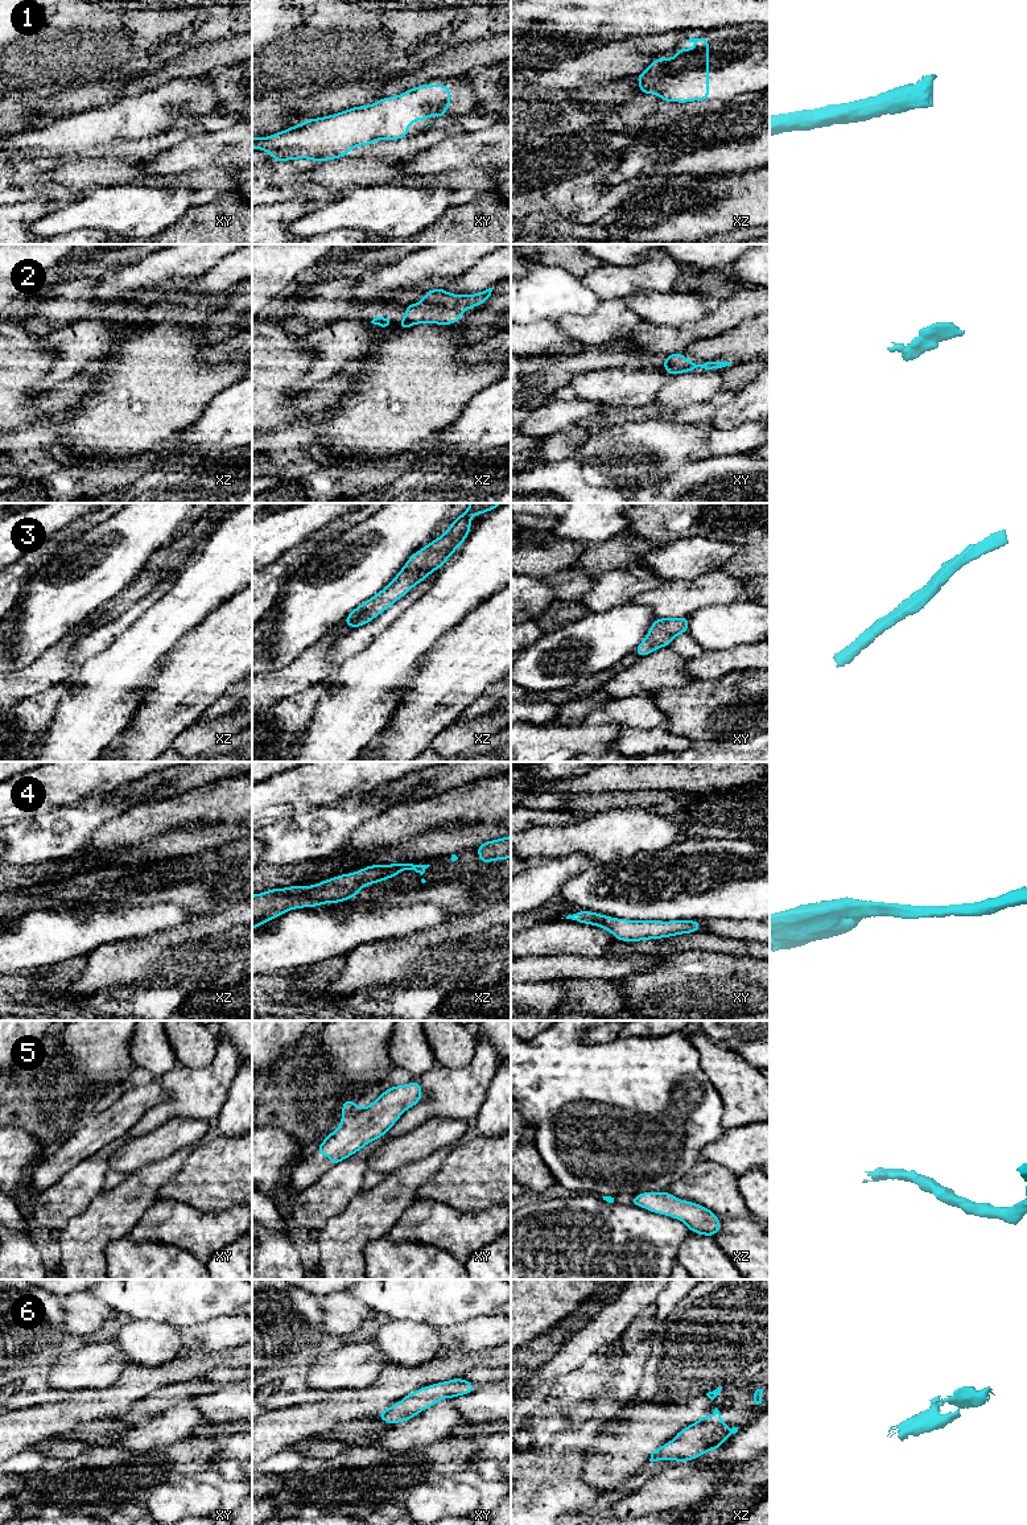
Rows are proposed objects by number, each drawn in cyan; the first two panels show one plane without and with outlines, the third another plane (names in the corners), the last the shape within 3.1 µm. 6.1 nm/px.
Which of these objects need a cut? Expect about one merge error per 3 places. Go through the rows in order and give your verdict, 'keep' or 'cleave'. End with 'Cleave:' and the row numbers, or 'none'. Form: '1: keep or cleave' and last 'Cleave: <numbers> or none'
1: keep
2: keep
3: keep
4: keep
5: keep
6: keep
Cleave: none

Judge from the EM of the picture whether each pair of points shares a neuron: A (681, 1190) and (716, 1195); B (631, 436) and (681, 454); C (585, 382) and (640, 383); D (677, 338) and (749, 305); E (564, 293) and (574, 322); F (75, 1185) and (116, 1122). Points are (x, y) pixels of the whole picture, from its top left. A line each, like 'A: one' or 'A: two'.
A: one
B: one
C: one
D: one
E: two
F: two

